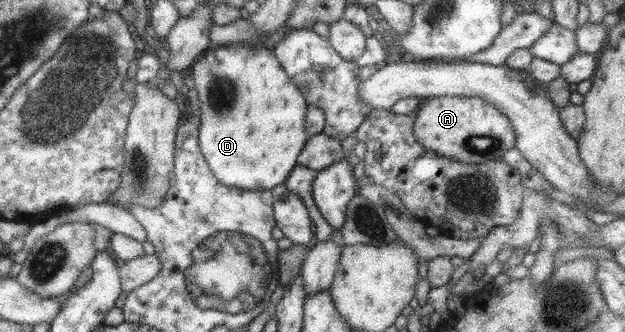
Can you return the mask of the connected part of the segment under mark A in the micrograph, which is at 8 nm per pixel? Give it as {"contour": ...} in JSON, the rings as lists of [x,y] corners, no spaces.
{"contour":[[[439,96],[418,99],[413,136],[416,142],[440,156],[463,163],[500,159],[515,144],[510,121],[489,102],[477,96]]]}

